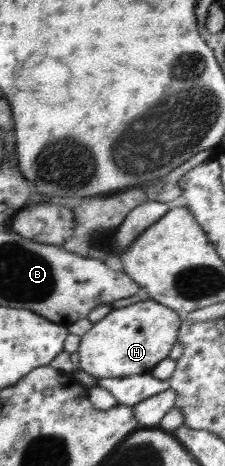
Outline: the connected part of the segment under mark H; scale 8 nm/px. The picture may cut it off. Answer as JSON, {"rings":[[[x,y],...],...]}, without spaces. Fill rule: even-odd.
{"rings":[[[151,299],[111,310],[80,337],[79,365],[95,378],[151,374],[177,342],[182,318],[181,313]]]}

